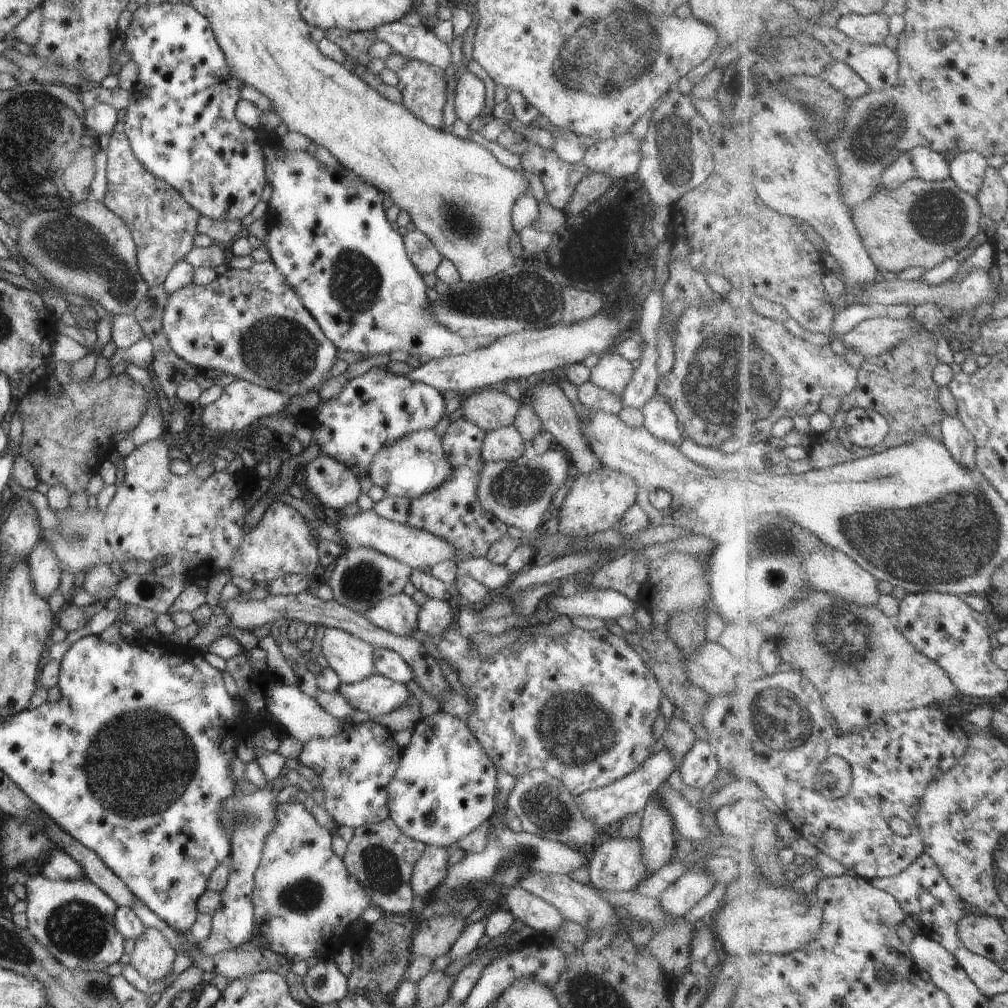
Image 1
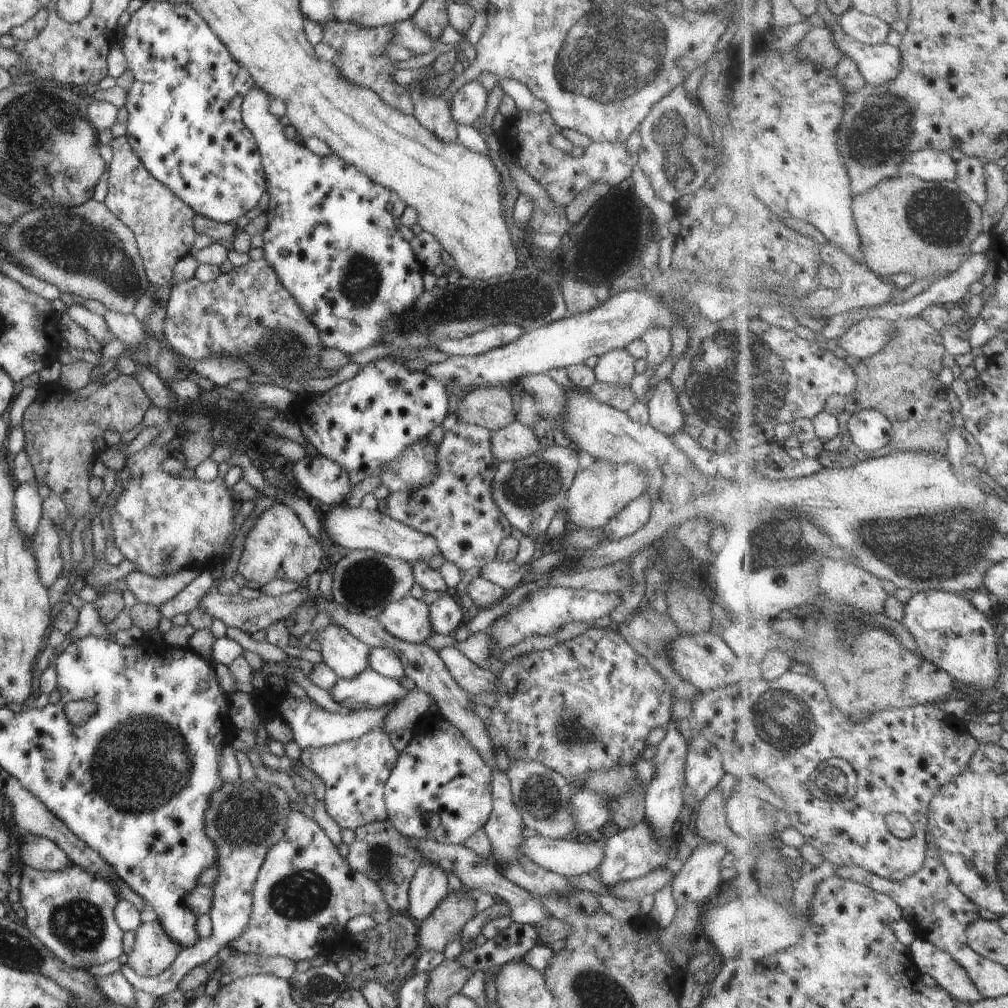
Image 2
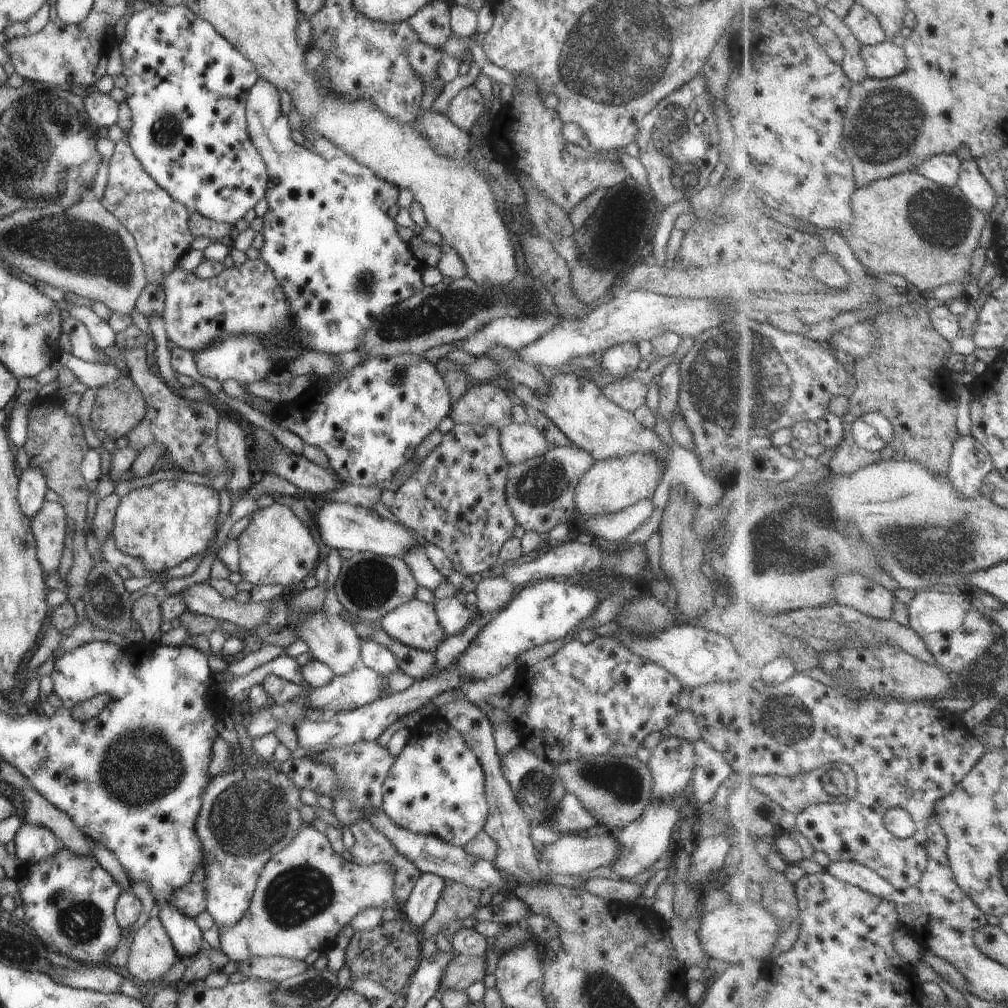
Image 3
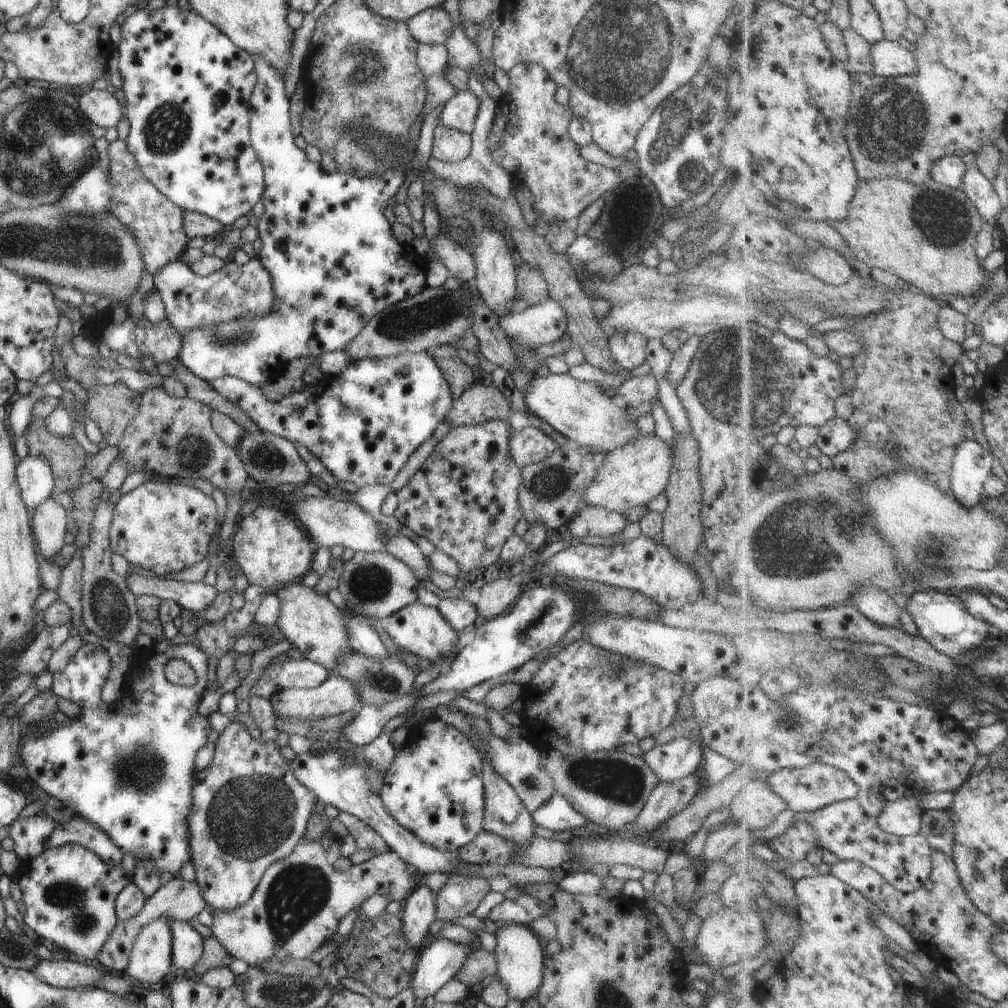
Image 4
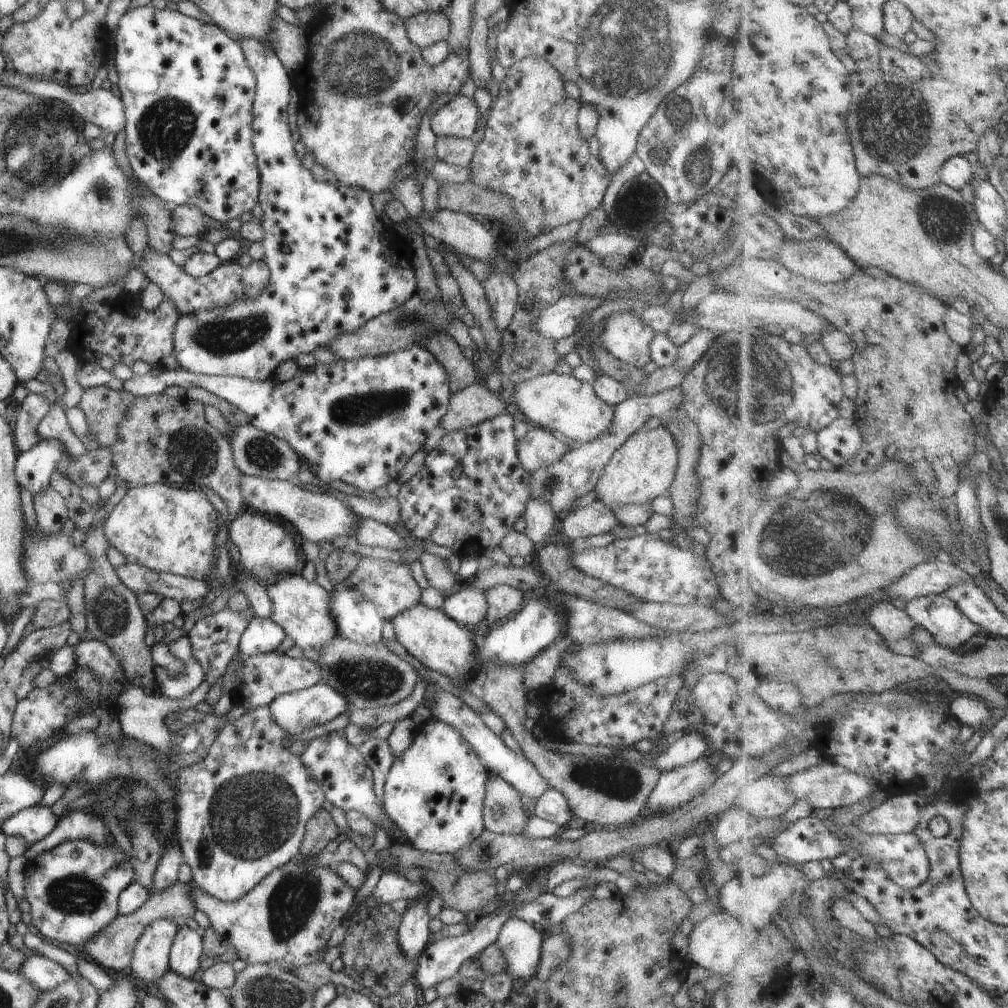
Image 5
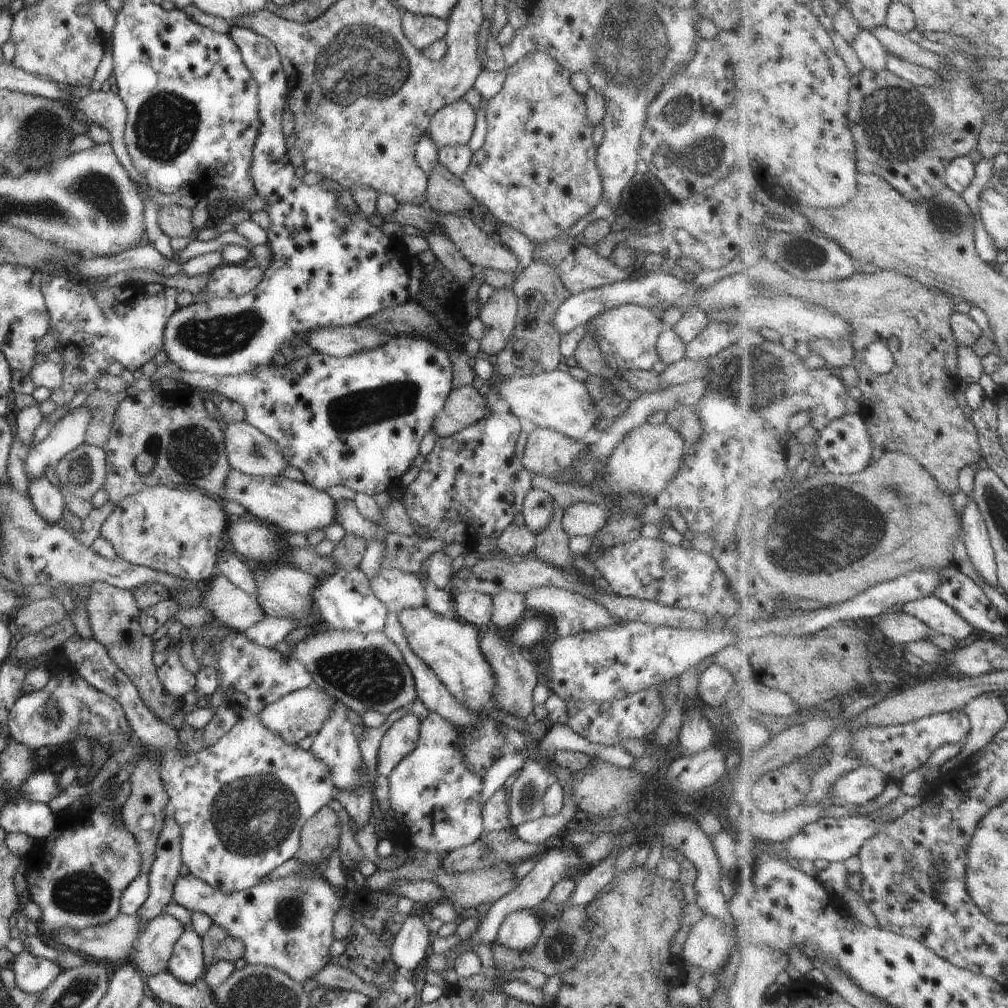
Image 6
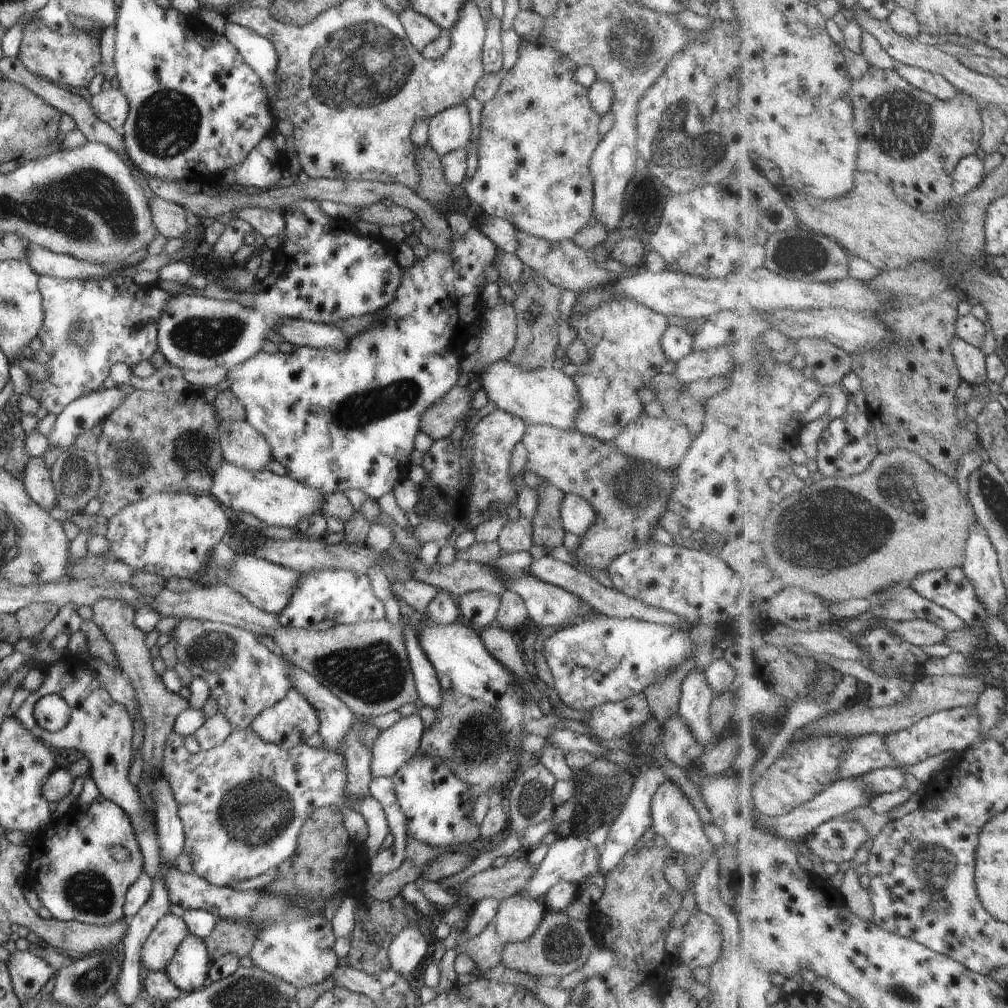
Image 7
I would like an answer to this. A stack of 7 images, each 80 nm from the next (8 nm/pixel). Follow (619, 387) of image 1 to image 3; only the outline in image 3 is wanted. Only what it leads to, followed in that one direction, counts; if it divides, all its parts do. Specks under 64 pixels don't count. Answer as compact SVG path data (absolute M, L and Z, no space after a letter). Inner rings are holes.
M624 342L607 347L599 358L600 367L616 378L623 378L624 374L633 371L641 360L636 344Z

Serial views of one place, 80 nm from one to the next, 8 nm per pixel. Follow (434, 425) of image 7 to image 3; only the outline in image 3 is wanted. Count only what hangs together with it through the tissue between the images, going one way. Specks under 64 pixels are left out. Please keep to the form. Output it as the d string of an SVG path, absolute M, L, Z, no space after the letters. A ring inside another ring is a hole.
M491 382L471 383L450 408L452 422L466 425L494 426L498 429L510 421L511 406L508 395Z

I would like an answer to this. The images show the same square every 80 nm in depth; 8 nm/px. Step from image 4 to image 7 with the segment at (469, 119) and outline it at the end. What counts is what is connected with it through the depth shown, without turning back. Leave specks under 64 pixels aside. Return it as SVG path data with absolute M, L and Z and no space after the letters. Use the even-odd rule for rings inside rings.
M464 104L444 108L429 119L427 142L439 158L465 147L471 134L471 122Z

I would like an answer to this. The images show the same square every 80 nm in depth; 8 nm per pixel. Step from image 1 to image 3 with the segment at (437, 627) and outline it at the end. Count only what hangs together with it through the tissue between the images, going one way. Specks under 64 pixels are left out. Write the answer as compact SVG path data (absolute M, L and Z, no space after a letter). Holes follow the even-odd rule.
M452 596L435 600L433 605L439 626L447 636L455 635L464 630L469 622L472 608L466 604L460 604Z

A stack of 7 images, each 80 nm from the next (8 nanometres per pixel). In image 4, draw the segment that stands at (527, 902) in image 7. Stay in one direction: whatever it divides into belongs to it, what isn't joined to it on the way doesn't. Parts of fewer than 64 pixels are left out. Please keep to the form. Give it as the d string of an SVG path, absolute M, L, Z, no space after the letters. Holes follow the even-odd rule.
M515 923L503 925L496 931L494 937L496 977L505 985L508 999L517 998L523 1004L542 981L542 964L545 954L539 945L539 940L528 925Z

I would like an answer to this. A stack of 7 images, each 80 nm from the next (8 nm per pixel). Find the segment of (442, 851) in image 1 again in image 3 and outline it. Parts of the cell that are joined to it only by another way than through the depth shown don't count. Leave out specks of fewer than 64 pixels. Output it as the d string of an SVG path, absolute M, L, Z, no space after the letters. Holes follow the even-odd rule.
M421 873L404 902L403 912L411 928L420 933L426 920L433 914L439 894L445 888L441 877Z

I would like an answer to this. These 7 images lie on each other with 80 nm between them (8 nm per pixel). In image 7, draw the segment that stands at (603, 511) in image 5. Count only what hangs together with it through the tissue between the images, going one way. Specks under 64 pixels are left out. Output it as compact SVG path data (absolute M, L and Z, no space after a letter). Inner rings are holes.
M564 493L559 507L562 529L565 532L579 536L590 527L595 513L591 506L580 496L573 493Z

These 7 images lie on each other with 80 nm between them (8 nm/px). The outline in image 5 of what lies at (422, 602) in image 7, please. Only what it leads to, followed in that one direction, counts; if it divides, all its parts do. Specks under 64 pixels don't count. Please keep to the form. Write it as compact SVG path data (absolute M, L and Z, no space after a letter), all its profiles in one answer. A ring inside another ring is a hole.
M361 557L357 566L345 578L345 582L360 592L360 595L381 610L381 616L391 619L398 612L420 602L422 589L419 588L407 565L387 560Z

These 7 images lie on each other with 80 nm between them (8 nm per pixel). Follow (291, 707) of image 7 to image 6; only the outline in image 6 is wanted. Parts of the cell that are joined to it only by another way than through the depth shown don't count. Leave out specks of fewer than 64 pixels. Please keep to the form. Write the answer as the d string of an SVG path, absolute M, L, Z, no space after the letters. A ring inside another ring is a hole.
M309 684L306 687L291 691L289 694L278 698L275 702L264 706L257 716L259 717L260 724L265 729L280 736L285 744L295 745L308 734L316 734L321 725L326 721L327 715L335 703L337 701L324 690Z

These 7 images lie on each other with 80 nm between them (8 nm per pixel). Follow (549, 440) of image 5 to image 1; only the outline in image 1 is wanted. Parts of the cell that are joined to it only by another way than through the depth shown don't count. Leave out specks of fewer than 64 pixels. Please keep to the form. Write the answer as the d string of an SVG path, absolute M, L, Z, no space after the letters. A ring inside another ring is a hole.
M515 425L499 427L484 434L480 456L486 461L515 460L525 452L523 439Z

